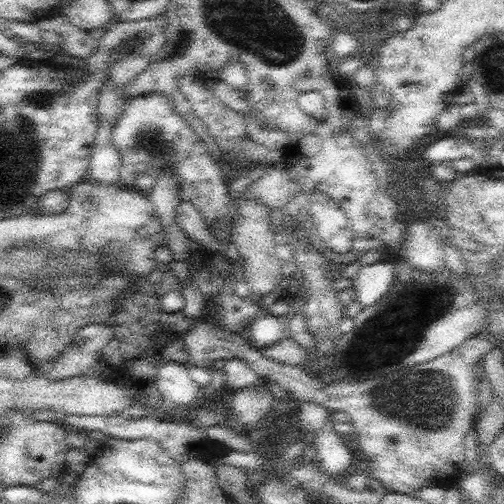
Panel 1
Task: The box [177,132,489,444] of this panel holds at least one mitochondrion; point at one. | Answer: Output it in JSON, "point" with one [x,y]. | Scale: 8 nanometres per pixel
{"point":[422,398]}

